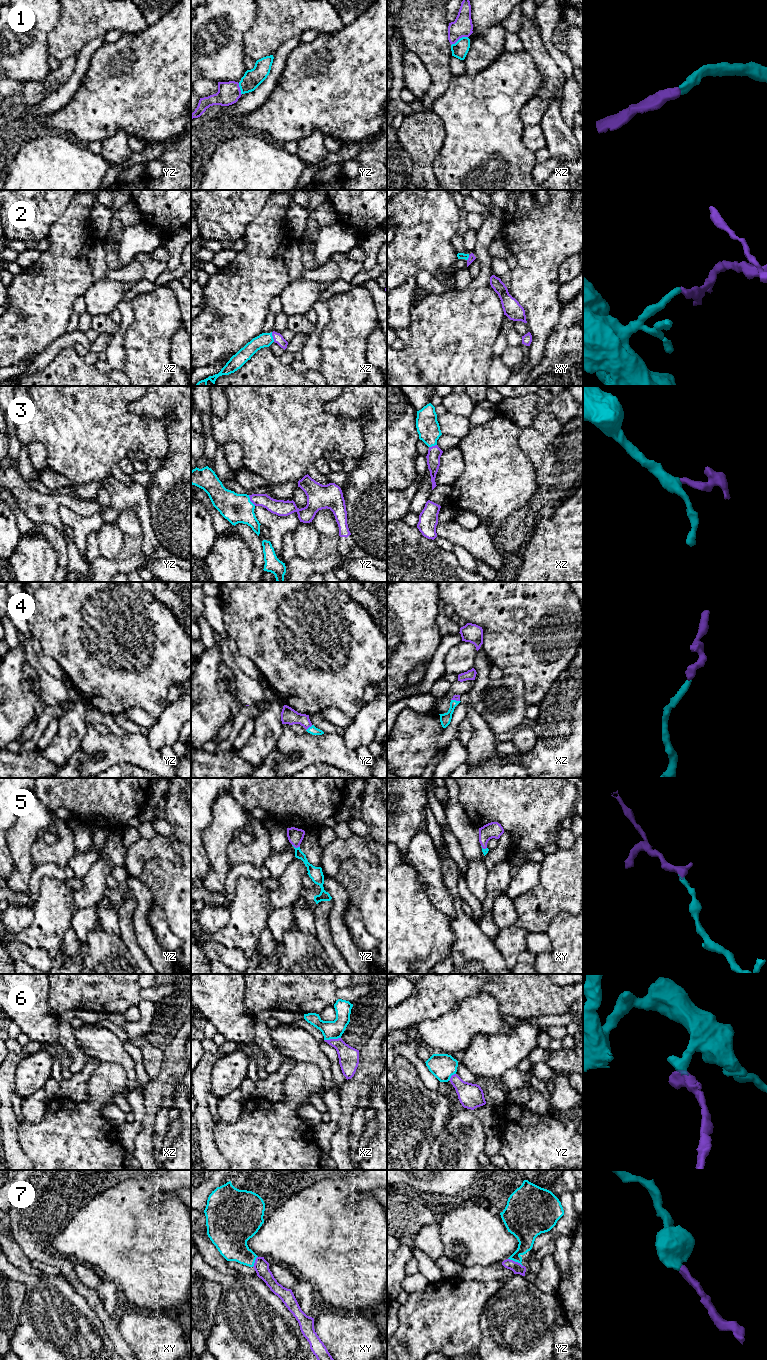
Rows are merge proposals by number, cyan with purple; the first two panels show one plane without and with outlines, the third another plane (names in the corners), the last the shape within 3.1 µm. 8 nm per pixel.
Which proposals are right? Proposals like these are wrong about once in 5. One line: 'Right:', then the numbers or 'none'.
Right: 1, 2, 3, 4, 5, 7

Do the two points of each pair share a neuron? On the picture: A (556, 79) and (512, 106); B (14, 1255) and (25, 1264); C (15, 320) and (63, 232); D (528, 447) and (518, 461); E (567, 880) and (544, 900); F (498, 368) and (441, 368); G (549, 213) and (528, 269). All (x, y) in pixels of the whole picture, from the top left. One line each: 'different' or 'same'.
A: different
B: same
C: same
D: different
E: same
F: different
G: same

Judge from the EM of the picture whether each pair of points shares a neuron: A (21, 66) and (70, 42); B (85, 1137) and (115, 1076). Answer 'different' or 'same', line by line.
A: different
B: same

